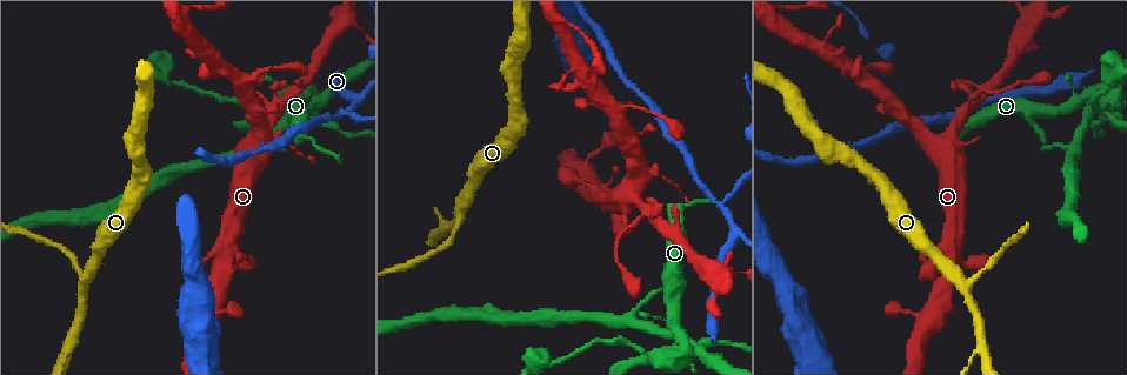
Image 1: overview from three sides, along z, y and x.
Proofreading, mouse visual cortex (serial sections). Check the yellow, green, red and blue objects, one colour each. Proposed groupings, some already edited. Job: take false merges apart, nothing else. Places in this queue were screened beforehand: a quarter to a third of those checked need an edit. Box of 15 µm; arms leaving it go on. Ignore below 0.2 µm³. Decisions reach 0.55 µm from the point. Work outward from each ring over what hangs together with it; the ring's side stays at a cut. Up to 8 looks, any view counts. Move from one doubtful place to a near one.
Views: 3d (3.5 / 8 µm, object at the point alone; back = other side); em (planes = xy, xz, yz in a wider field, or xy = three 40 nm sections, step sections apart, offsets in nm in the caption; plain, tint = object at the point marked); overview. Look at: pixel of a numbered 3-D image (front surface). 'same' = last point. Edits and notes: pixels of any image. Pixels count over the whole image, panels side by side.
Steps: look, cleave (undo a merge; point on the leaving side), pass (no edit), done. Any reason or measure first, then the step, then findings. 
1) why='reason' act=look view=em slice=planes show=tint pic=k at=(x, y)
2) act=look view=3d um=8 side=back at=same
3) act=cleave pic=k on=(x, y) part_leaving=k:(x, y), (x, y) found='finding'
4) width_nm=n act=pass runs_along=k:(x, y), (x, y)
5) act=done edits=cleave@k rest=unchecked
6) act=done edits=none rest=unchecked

why='arms part here' act=look view=3d um=3.5 pic=1 at=(965, 112)

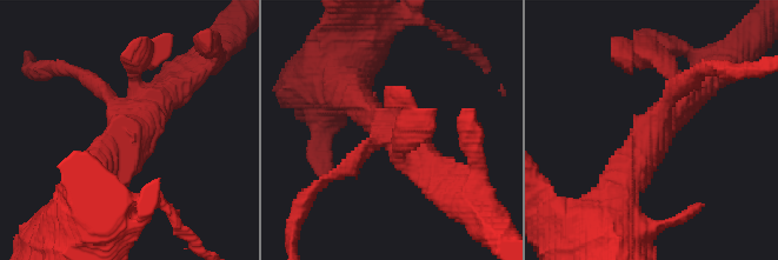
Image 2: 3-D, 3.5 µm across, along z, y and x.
act=look view=em slice=xy step=1 show=plain pic=2 at=(139, 126)

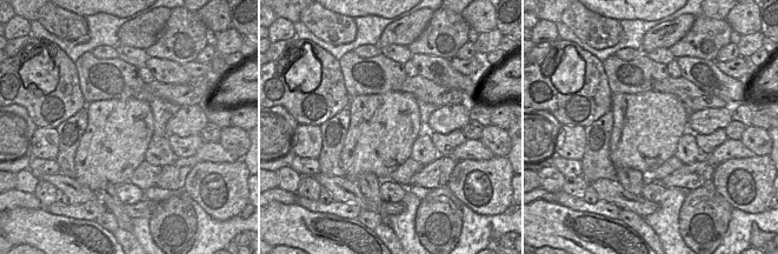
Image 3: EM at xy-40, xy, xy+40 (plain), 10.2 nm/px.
why='where the object lies' act=look view=em slice=xy step=1 show=tint at=same

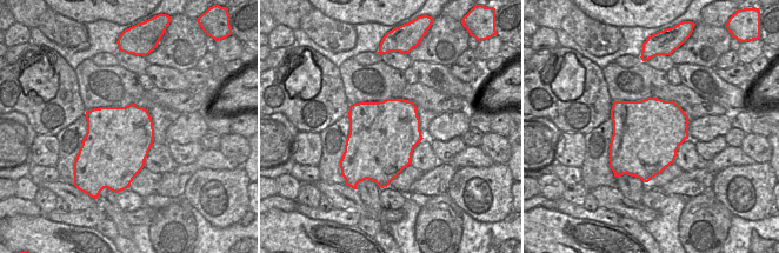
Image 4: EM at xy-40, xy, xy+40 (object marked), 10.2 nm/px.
act=pass runs_along=2:(92, 185), (178, 80) found='continuous, no second cell'

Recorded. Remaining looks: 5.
why='a narrow waist' act=look view=3d um=3.5 pic=1 at=(677, 356)

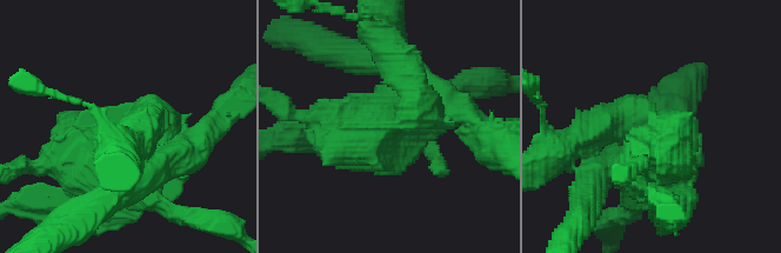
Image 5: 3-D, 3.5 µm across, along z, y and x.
why='now the EM' act=look view=em slice=xy step=3 show=tint pic=5 at=(386, 125)

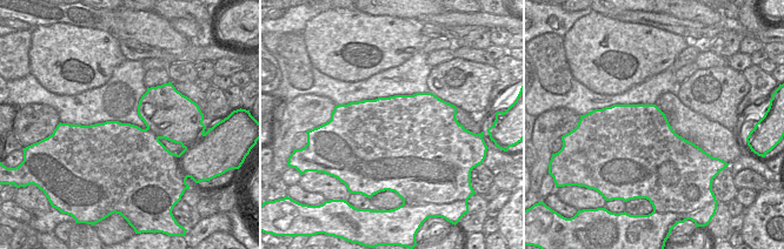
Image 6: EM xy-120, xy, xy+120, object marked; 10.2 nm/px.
act=cleave pic=5 on=(663, 102) part_leaving=5:(576, 170), (588, 202), (567, 239) found='a second cell is stuck on'

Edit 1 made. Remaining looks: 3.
why='sharp bend' act=look view=3d um=3.5 pic=1 at=(721, 207)

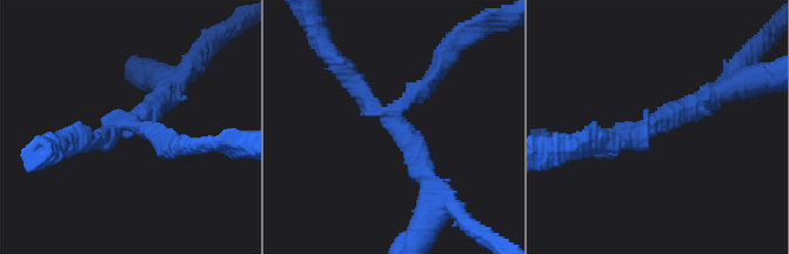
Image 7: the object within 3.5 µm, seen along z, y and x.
arms=3 arm_widths_nm=250,250,300 act=look view=em slice=xy step=2 show=tint pic=7 at=(651, 121)

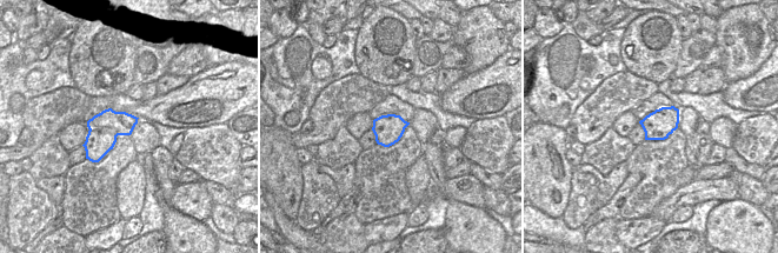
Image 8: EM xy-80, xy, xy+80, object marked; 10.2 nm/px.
width_nm=300 act=cleave pic=7 on=(153, 132) border=8:(88, 128), (113, 128), (119, 134) found='two cells meet here'

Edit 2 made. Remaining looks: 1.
act=done edits=cleave@5,cleave@7 rest=unchecked

